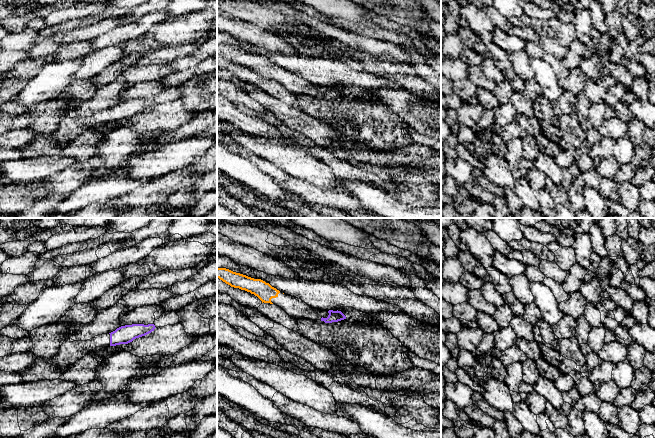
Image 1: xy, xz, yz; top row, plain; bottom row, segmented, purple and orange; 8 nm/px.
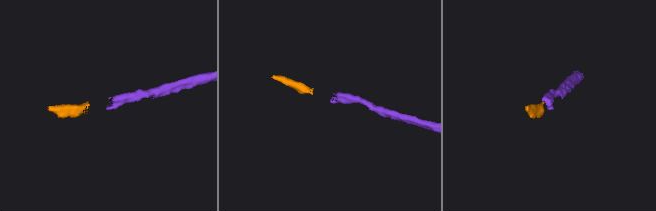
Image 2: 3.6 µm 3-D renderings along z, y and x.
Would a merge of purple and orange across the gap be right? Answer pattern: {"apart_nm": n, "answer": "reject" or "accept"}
{"apart_nm": 360, "answer": "accept"}

